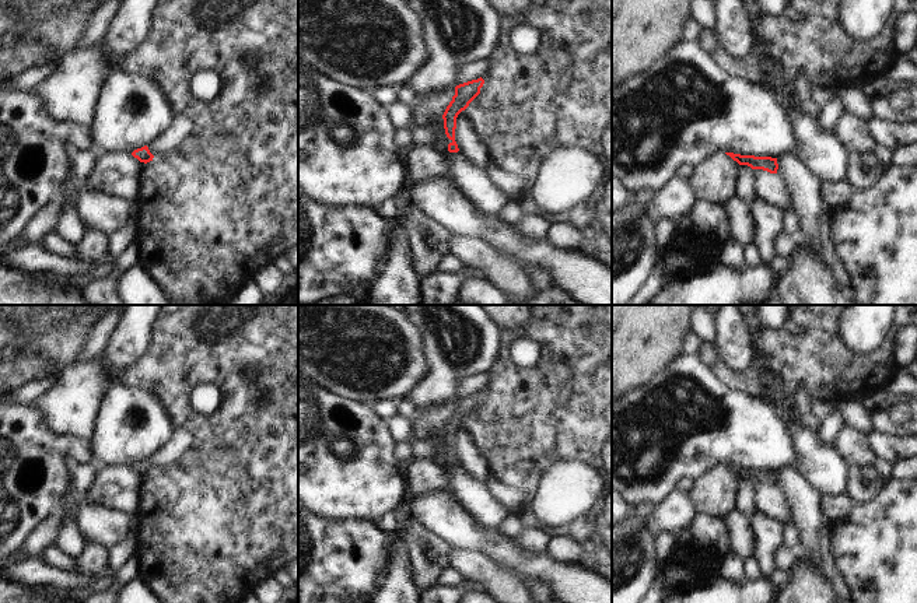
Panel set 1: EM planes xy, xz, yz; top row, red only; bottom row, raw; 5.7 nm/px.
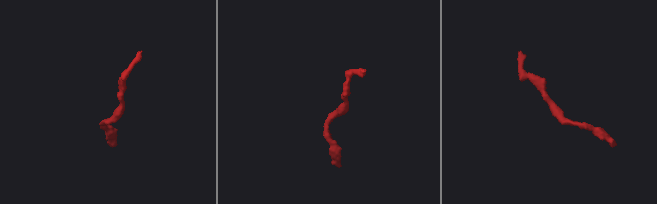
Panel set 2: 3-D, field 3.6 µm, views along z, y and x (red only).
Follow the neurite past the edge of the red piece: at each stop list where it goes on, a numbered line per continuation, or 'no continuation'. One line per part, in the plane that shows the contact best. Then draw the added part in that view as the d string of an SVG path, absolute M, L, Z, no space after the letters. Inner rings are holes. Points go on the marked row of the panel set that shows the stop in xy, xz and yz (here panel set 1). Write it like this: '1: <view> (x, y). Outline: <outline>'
no continuation.

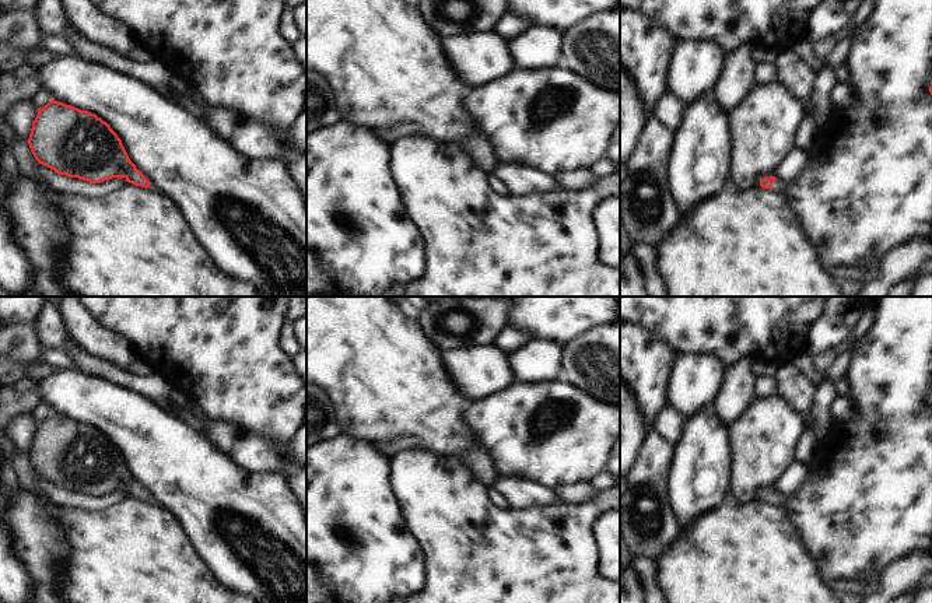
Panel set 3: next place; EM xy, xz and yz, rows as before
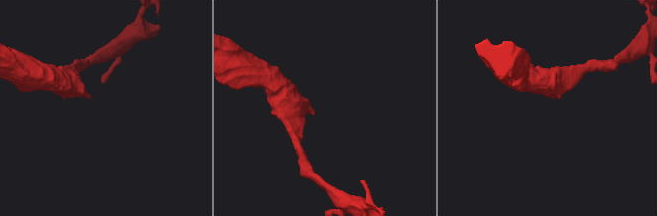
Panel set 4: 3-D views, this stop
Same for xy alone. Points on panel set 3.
no continuation.

